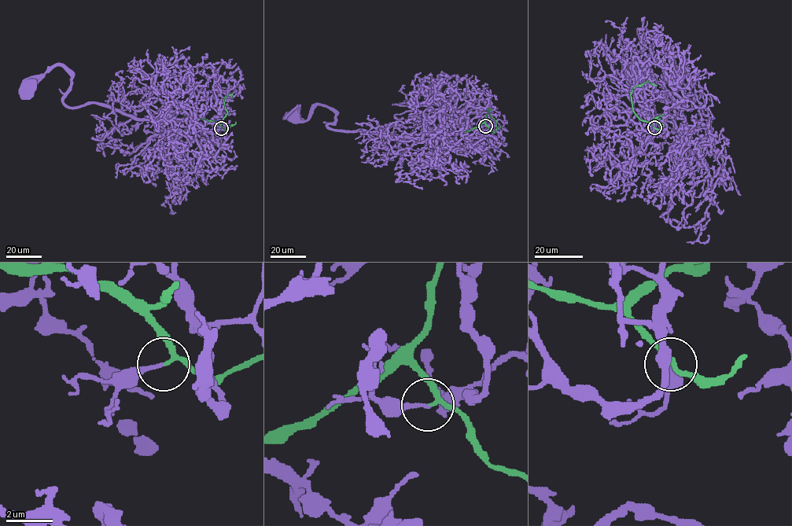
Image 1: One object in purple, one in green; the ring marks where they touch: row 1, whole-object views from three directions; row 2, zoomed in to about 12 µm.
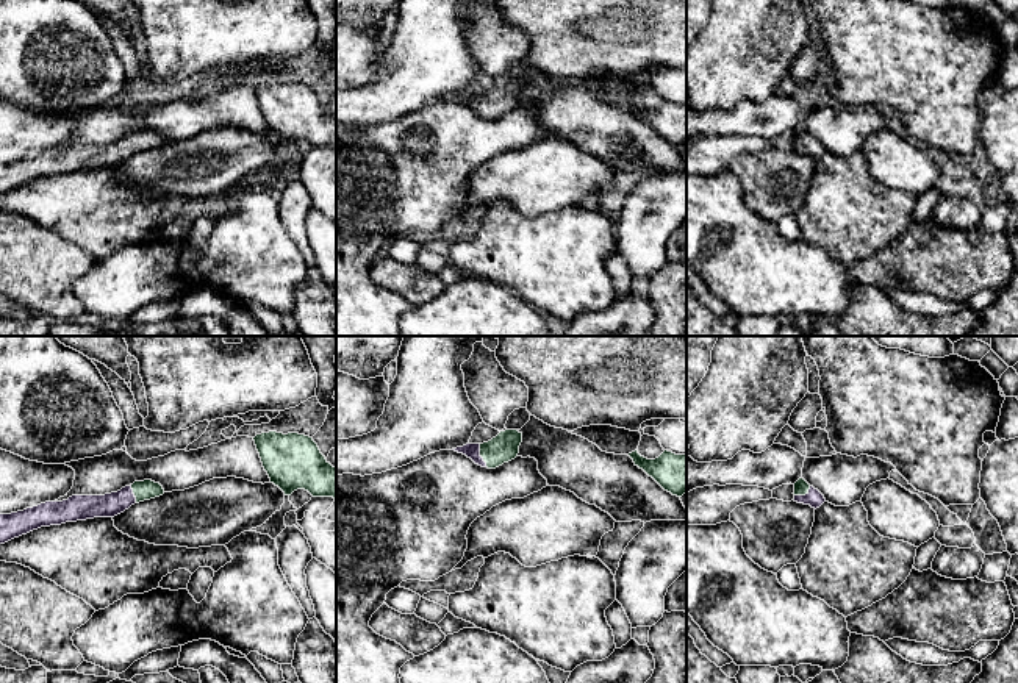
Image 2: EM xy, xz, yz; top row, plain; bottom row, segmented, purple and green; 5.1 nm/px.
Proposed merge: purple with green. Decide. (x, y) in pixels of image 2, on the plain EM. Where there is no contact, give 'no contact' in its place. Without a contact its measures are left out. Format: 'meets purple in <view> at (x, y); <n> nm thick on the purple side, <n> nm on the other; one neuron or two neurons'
meets purple in xz at (479, 105); 80 nm thick on the purple side, 150 nm on the other; two neurons

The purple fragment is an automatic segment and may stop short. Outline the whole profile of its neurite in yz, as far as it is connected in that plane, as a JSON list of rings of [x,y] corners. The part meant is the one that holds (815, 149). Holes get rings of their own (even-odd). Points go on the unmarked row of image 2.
[[[810,136],[805,145],[794,145],[794,152],[810,155],[812,158],[816,159],[826,152],[826,148],[818,139]]]

